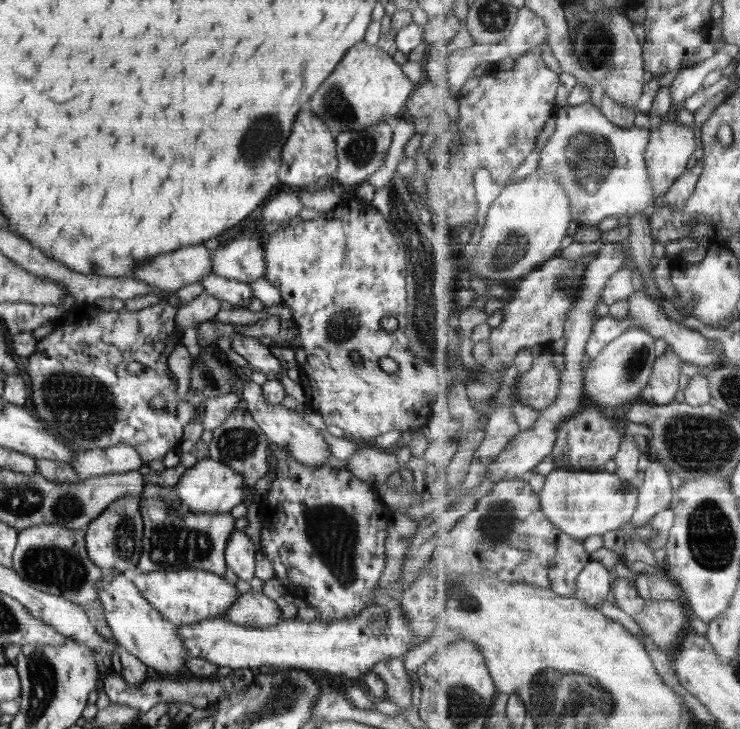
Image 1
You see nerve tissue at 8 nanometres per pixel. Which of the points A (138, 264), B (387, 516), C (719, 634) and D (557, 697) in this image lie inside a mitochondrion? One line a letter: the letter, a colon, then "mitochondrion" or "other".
A: other
B: other
C: other
D: mitochondrion

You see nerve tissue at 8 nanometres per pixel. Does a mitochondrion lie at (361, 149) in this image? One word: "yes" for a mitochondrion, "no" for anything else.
yes

